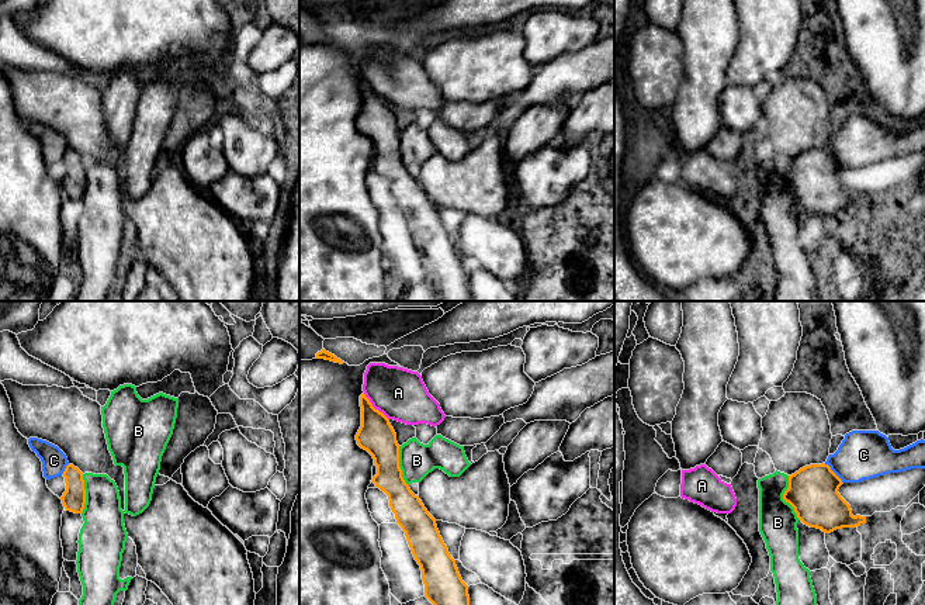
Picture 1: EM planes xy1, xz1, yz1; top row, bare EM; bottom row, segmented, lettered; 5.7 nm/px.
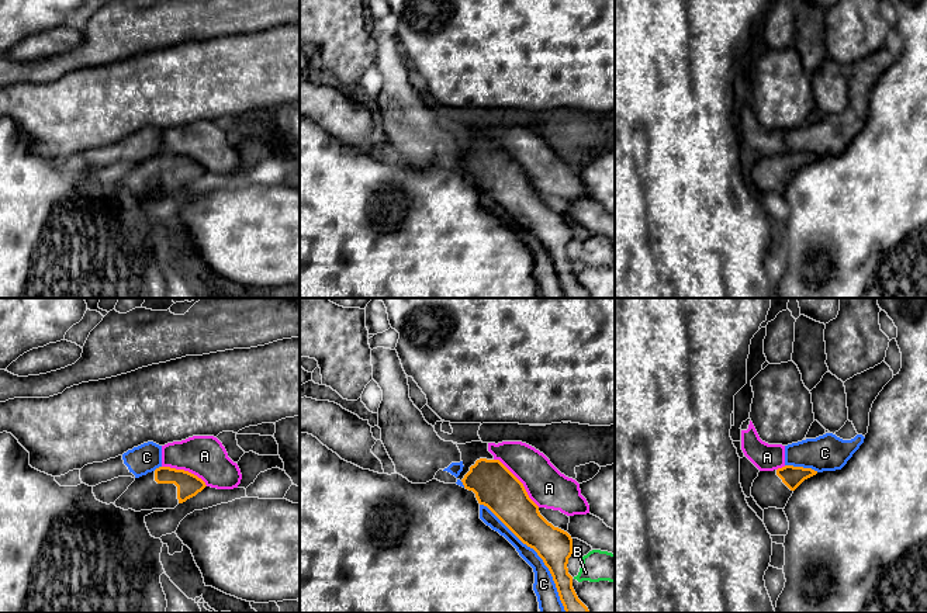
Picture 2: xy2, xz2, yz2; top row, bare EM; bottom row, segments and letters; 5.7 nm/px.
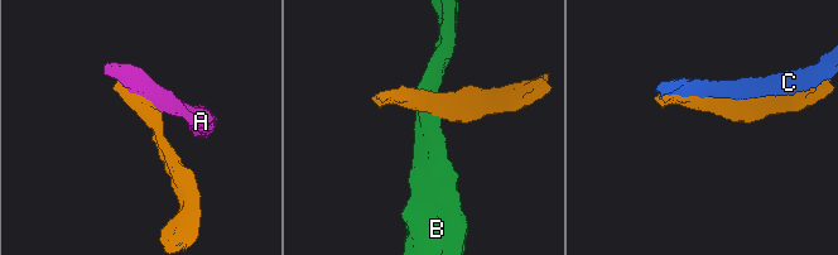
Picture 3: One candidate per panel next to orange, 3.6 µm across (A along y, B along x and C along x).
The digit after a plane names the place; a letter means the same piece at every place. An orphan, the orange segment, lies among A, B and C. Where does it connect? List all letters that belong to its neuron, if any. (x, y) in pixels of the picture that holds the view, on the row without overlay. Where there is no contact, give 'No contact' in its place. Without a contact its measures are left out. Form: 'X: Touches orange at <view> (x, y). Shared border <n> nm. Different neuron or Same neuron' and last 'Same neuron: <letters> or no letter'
A: Touches orange at xz2 (519, 166). Shared border 380 nm. Different neuron
B: Touches orange at yz1 (783, 183). Shared border 260 nm. Different neuron
C: Touches orange at xz2 (538, 239). Shared border 800 nm. Different neuron
Same neuron: no letter

